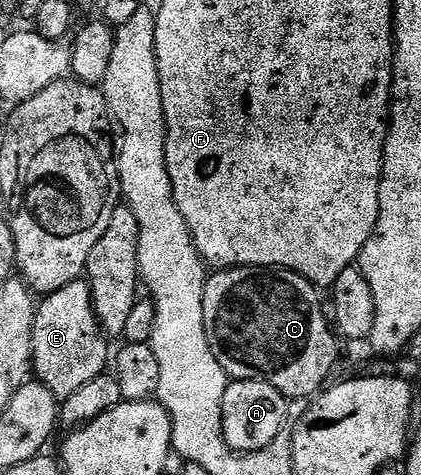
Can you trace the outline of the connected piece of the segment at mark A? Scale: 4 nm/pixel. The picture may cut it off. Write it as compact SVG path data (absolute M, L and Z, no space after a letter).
M238 379L229 382L226 393L222 397L222 433L226 445L232 451L247 453L264 451L278 437L278 433L286 430L290 419L290 403L274 385L261 379Z

